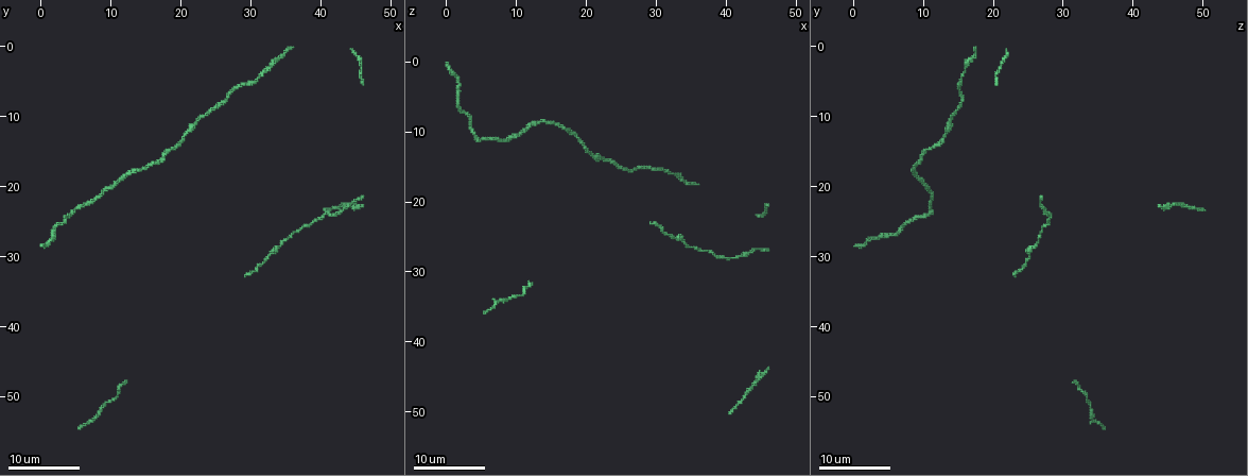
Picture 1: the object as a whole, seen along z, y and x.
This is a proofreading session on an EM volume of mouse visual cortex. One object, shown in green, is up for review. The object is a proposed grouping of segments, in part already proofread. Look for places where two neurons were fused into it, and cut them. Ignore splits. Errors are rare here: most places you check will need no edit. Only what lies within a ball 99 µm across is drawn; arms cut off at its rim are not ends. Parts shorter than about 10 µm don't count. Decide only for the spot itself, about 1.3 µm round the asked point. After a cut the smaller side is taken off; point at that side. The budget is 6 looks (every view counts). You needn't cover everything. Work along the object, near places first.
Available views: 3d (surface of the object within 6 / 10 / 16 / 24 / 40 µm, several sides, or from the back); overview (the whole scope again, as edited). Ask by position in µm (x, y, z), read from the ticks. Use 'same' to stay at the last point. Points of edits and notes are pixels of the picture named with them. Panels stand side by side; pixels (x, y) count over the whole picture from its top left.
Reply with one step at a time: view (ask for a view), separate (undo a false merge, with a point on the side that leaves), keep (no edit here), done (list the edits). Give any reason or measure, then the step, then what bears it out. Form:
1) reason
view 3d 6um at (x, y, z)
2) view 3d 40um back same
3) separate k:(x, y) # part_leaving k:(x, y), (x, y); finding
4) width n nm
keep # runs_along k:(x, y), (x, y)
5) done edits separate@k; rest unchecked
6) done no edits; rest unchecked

view 3d 16um at (20.5, 12.5, 13.5)

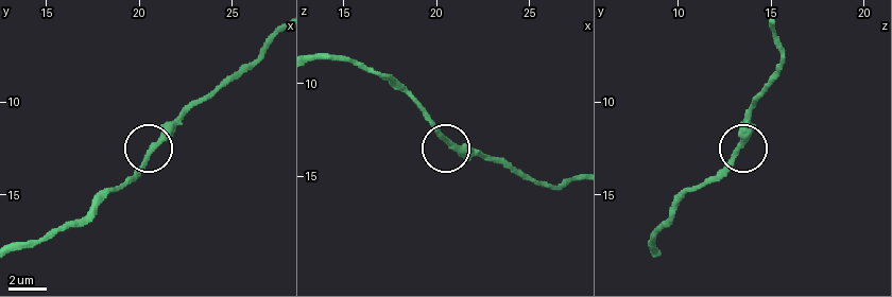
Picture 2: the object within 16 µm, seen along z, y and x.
view 3d 10um at (20.7, 12.5, 13.2)

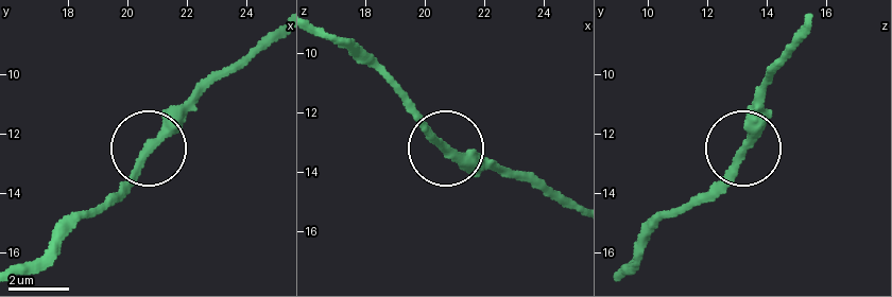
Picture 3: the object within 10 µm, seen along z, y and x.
view 3d 10um back at (20.7, 12.7, 13.1)

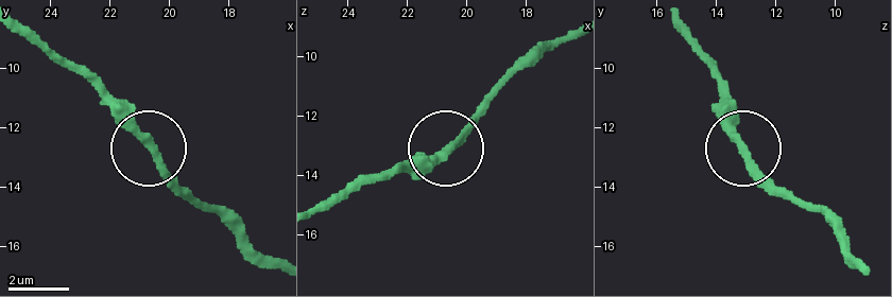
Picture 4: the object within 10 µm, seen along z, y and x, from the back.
keep # runs_along 4:(18, 18), (198, 198); continuous, no second neuron

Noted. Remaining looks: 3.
calibre changes
view 3d 16um at (46.0, 23.0, 44.0)

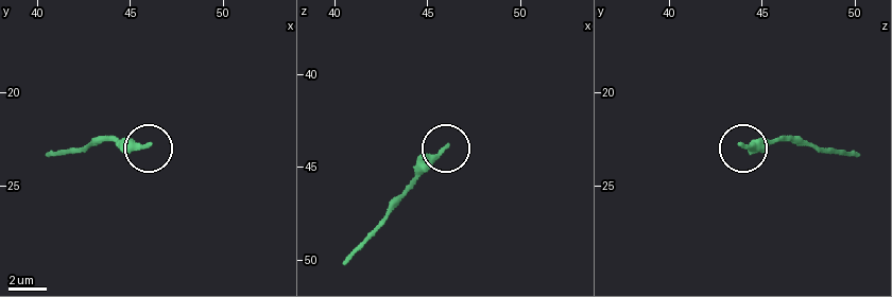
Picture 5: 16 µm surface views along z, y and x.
closer look
view 3d 10um at (45.9, 22.8, 44.0)

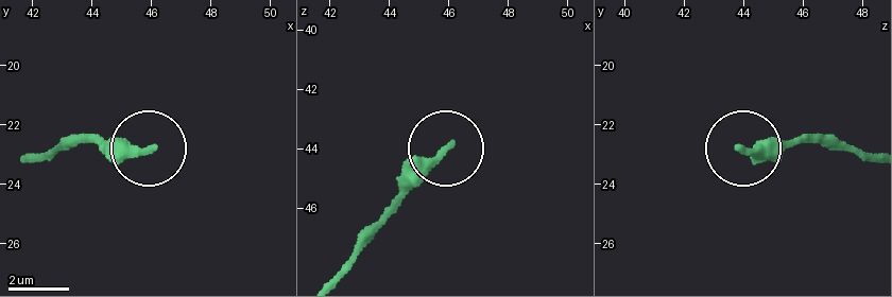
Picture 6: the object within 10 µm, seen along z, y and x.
keep # continuous, no second neuron

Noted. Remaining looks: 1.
done no edits; rest unchecked

